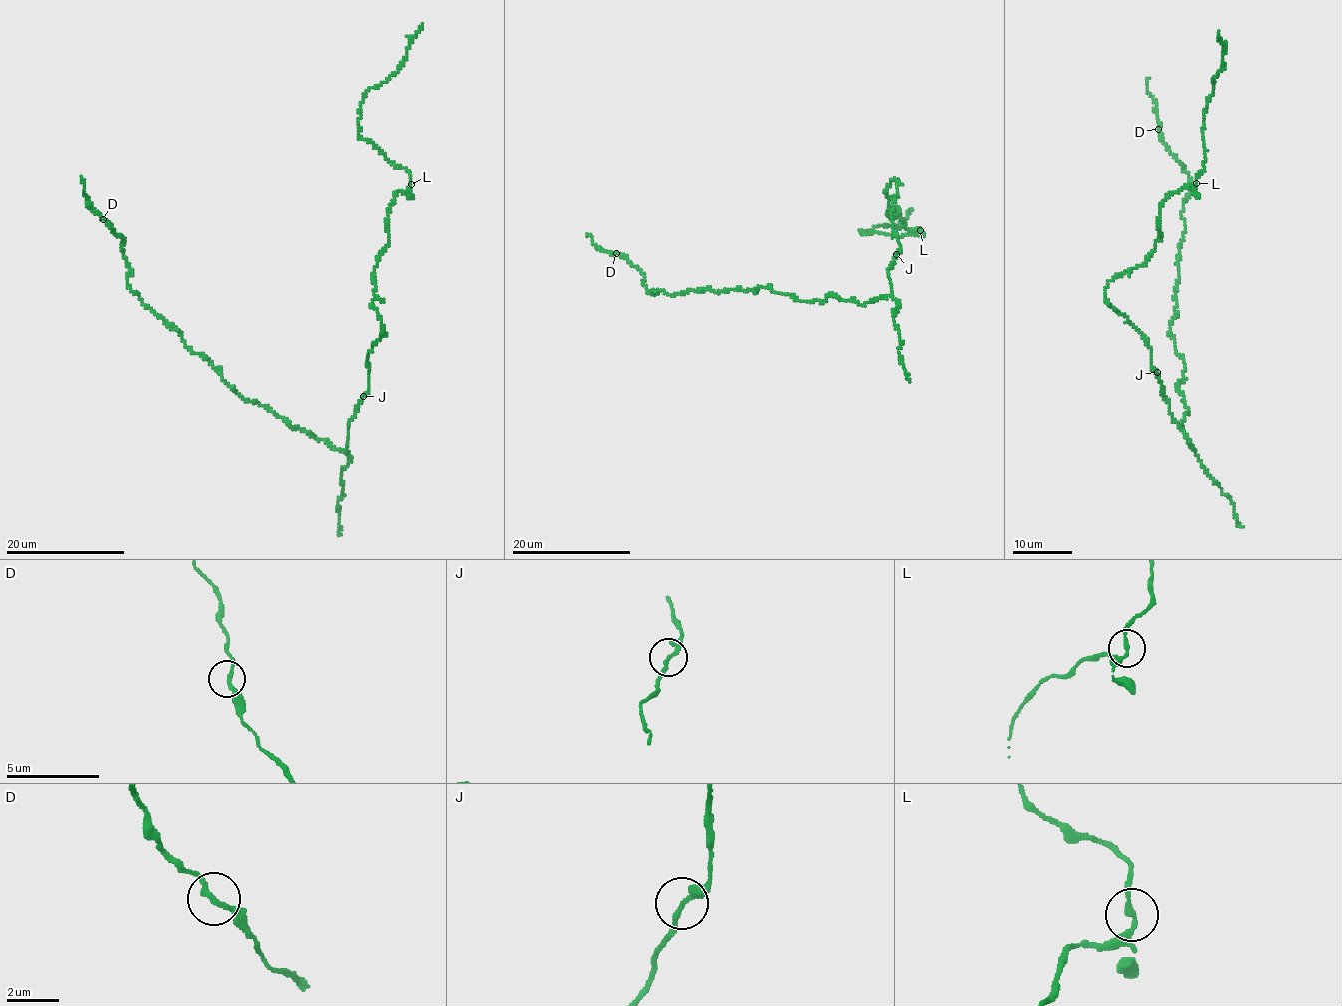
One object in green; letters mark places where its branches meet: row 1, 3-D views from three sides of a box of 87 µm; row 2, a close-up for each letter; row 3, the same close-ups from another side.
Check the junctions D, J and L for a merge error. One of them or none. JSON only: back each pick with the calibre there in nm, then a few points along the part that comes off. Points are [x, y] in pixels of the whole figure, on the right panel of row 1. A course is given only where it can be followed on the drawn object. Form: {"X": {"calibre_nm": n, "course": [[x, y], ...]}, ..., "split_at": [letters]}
{"split_at": []}

